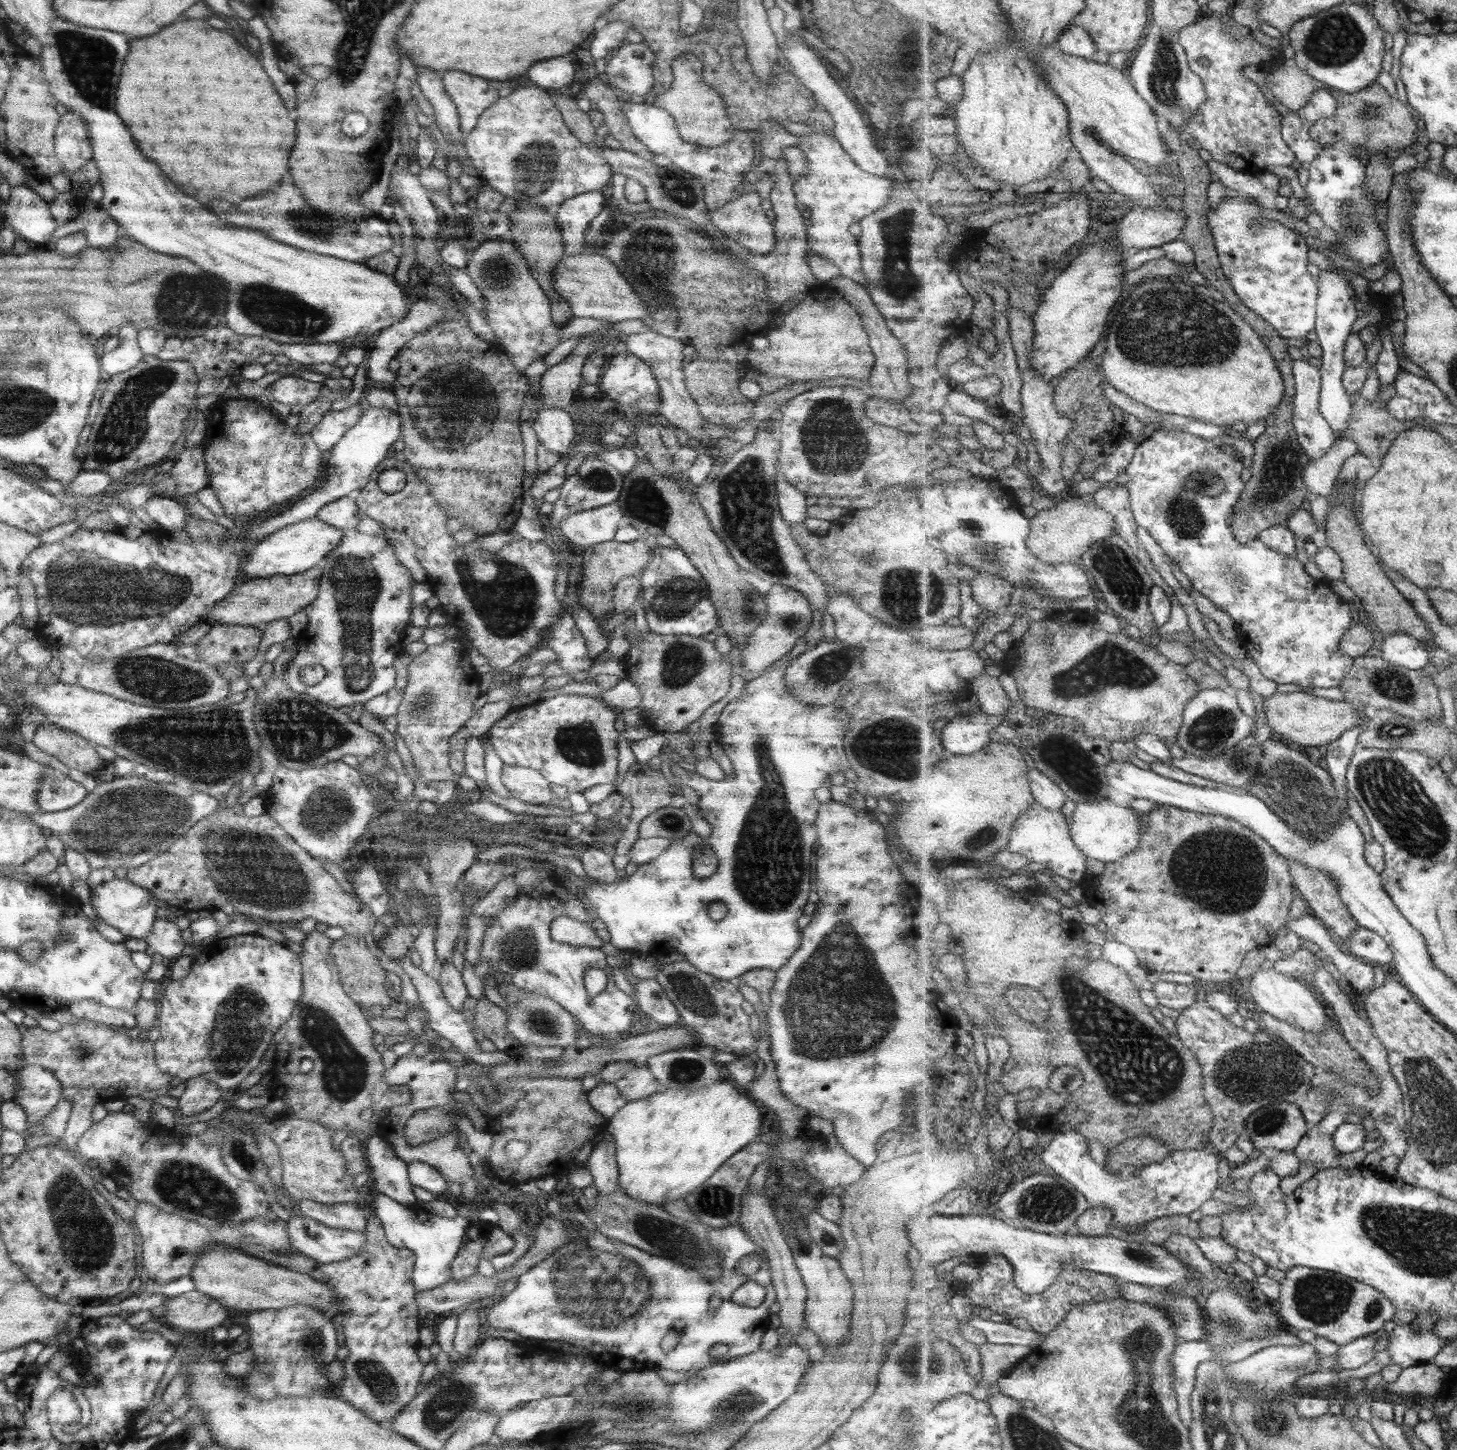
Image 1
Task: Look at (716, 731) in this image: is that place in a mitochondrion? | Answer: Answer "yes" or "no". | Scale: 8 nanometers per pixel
no

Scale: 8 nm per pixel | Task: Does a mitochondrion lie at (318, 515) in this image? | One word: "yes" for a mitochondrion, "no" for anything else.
no

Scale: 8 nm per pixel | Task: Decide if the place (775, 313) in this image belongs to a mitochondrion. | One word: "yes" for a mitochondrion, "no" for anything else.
no

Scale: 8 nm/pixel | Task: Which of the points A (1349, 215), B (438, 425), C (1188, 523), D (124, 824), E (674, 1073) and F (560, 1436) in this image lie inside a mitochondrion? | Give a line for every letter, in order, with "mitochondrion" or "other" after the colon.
A: mitochondrion
B: mitochondrion
C: mitochondrion
D: mitochondrion
E: mitochondrion
F: other

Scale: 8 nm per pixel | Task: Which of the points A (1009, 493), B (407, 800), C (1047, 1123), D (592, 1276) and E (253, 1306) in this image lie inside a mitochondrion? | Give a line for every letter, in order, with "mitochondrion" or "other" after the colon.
A: other
B: other
C: other
D: mitochondrion
E: other

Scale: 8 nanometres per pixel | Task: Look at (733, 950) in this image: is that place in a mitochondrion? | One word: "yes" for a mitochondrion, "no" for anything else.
no

